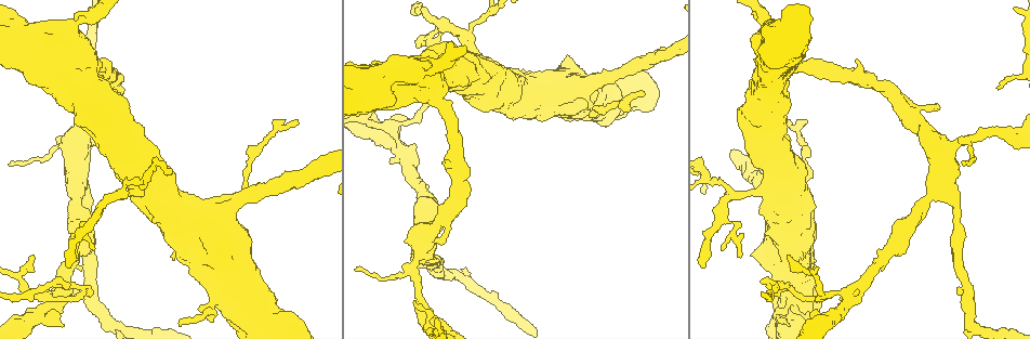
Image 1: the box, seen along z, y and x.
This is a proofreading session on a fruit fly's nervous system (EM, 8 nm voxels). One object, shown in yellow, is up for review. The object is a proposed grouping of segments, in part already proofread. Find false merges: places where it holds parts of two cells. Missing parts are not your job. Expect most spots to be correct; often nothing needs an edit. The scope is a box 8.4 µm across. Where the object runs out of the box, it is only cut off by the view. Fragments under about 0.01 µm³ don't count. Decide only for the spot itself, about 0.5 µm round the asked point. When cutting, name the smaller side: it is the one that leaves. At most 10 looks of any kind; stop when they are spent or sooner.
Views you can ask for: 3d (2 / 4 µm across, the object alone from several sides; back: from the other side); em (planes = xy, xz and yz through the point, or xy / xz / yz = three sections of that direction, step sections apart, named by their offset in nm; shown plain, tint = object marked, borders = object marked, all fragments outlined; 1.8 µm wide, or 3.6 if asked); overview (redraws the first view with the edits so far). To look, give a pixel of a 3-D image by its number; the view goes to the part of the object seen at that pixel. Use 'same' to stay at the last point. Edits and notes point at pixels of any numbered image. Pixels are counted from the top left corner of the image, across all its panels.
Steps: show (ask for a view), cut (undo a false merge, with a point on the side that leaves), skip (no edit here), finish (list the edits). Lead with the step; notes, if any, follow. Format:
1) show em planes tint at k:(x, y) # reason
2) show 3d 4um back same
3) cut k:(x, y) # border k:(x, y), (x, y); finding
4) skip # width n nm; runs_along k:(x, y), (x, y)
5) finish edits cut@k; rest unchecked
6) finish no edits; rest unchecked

show em 3.6um planes tint at 1:(68, 49) # a narrow waist

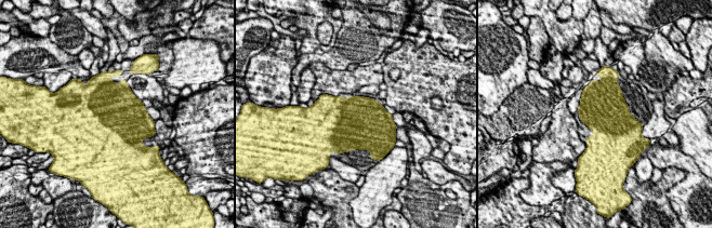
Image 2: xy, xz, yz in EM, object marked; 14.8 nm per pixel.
skip # continuous, no second cell

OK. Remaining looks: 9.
show 3d 2um at 1:(1014, 138) # abrupt turn

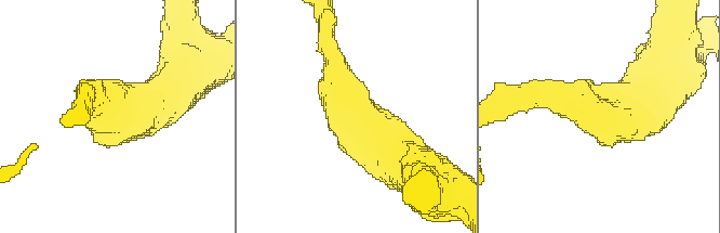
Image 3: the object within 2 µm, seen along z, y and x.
show em xz step 4 tint at 3:(113, 115) # arm_widths 190, 400 nm; shape alone is not enough

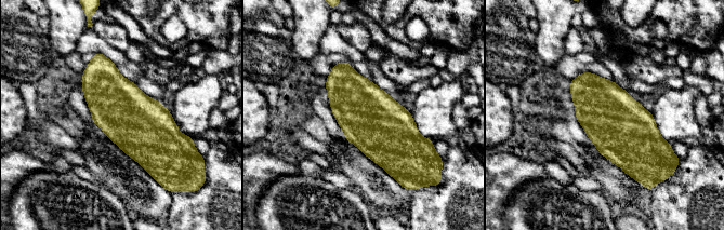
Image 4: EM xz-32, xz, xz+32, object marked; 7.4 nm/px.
show em planes tint same

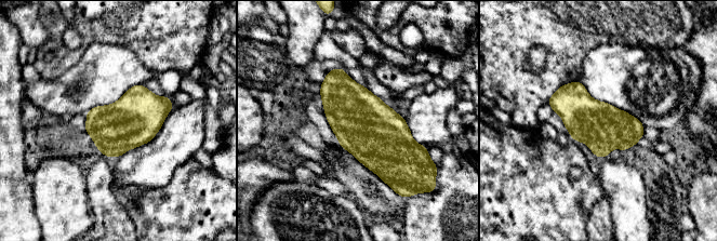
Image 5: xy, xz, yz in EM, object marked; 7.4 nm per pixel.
skip # all the same cell

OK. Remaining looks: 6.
show em 3.6um planes borders at 1:(768, 190) # sudden change in width

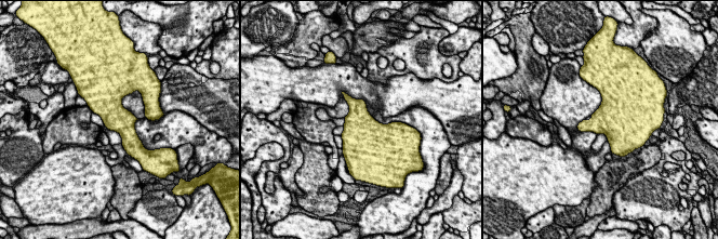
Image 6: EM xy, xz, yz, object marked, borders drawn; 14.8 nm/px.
skip # width 380 nm; one cell here

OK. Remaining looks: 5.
show em xy step 8 tint at 1:(817, 301)

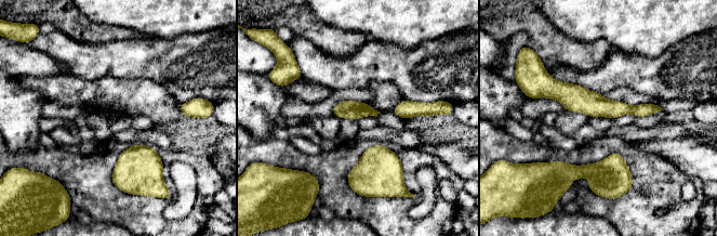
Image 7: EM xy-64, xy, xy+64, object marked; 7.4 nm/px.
show em planes tint same # another direction

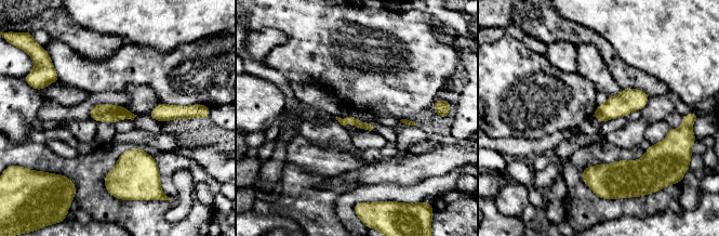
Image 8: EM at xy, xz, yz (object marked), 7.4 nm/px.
skip # width 60 nm; continuous, no second cell

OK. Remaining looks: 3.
finish no edits; rest unchecked

